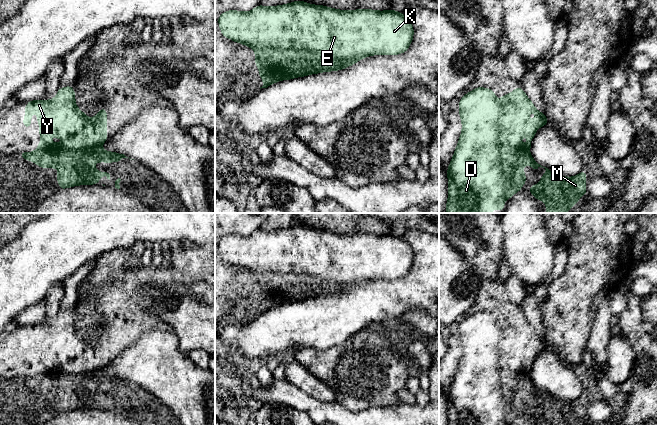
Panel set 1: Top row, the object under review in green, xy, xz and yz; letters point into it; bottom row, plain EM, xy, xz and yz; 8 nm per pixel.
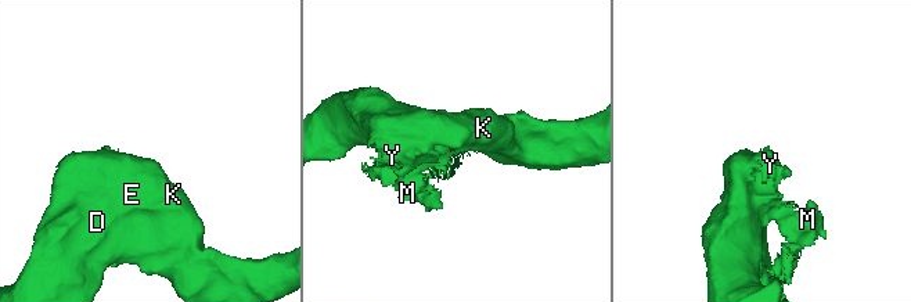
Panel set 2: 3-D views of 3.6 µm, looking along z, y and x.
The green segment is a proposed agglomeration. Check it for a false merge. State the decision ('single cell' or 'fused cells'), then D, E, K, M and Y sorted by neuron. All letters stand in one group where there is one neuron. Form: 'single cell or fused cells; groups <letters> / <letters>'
fused cells; groups D E K M / Y

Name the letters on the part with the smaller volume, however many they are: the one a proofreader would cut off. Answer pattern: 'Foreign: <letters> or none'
Foreign: Y

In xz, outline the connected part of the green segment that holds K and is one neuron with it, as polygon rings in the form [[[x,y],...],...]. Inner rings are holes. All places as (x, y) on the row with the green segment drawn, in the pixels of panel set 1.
[[[294,1],[285,5],[278,5],[272,7],[265,7],[263,5],[256,6],[253,10],[249,12],[241,12],[236,10],[229,10],[223,12],[218,18],[219,27],[222,35],[225,38],[231,38],[233,42],[239,42],[247,47],[255,47],[258,56],[263,60],[263,86],[261,88],[267,88],[272,83],[277,83],[280,80],[290,80],[296,77],[304,77],[310,74],[318,74],[321,72],[339,71],[347,68],[359,60],[372,56],[372,55],[398,55],[404,53],[408,50],[412,40],[413,40],[413,26],[411,22],[404,17],[403,13],[394,11],[392,9],[386,11],[377,11],[371,9],[357,9],[357,10],[337,10],[335,8],[329,8],[322,5],[312,5],[304,1]],[[285,70],[294,73],[293,78],[281,78],[281,73]]]

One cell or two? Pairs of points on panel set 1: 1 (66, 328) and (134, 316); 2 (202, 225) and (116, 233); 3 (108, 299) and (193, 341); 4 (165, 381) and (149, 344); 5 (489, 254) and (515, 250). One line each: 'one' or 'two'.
1: one
2: one
3: two
4: one
5: two

